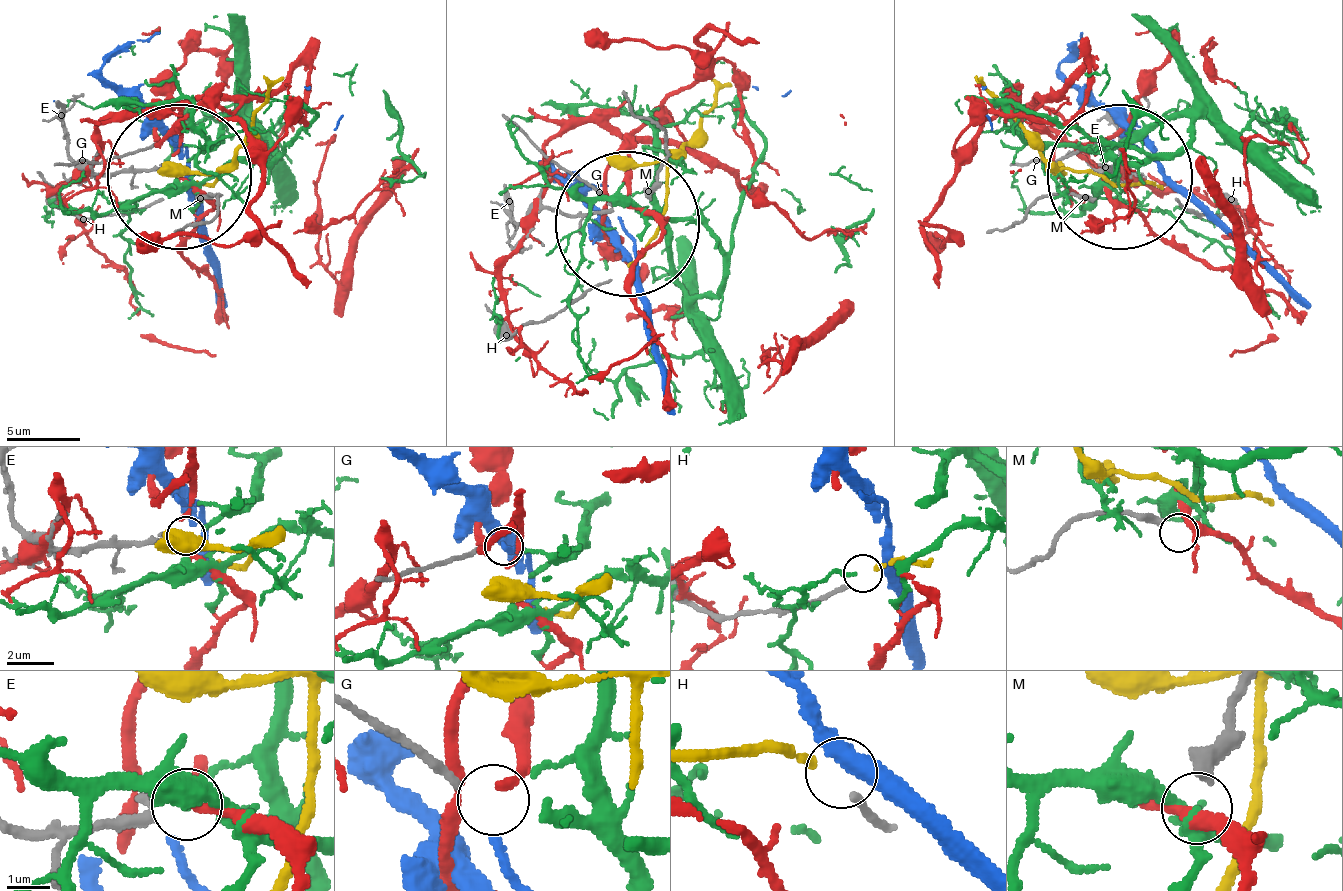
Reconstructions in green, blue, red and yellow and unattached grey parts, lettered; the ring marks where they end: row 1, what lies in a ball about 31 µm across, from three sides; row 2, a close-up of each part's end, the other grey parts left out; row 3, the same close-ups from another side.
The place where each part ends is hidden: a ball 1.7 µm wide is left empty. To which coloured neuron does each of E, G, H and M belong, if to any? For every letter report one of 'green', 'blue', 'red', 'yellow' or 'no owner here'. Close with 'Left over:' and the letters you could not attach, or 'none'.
E: green
G: blue
H: yellow
M: no owner here
Left over: M

